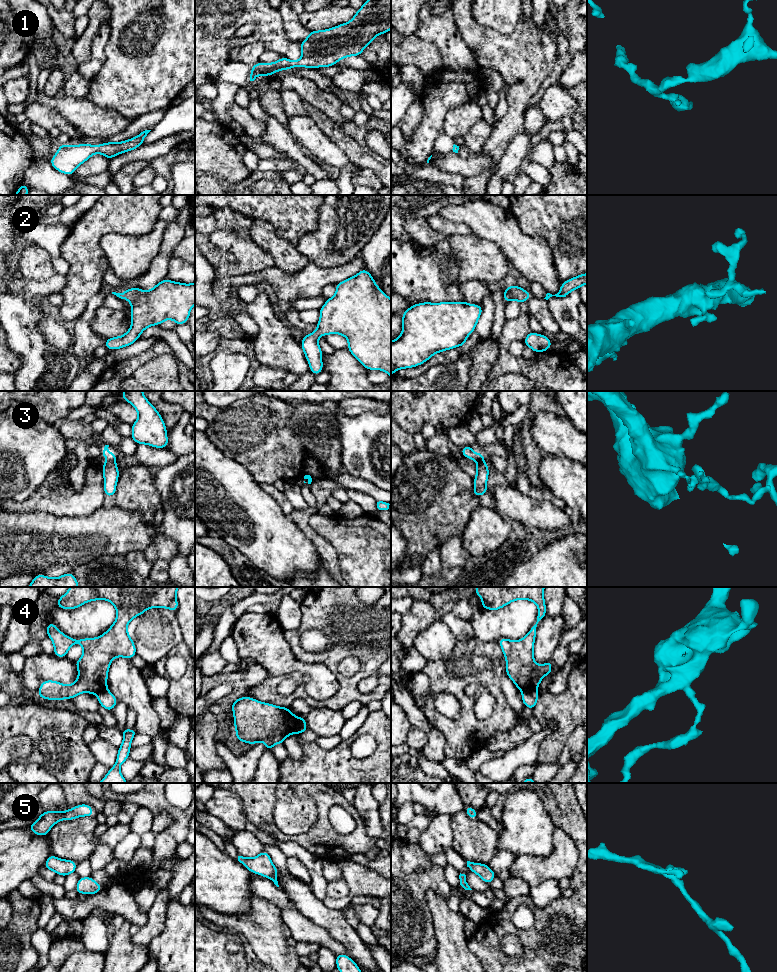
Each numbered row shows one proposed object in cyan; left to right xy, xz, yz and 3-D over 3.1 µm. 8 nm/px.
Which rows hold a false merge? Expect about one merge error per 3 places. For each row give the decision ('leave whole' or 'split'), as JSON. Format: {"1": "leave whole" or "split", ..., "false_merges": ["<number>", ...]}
{"1": "leave whole", "2": "leave whole", "3": "split", "4": "split", "5": "leave whole", "false_merges": ["3", "4"]}

